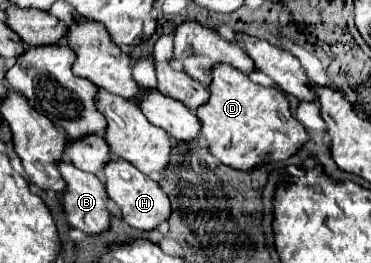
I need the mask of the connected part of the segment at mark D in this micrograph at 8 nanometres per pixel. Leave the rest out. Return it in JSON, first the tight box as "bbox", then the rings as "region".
{"bbox":[197,65,309,171],"region":[[[231,65],[213,67],[211,75],[211,97],[205,107],[197,109],[197,117],[203,123],[201,135],[209,141],[211,155],[215,155],[223,165],[251,171],[267,163],[289,159],[309,141],[307,129],[291,115],[283,91],[261,87]]]}

